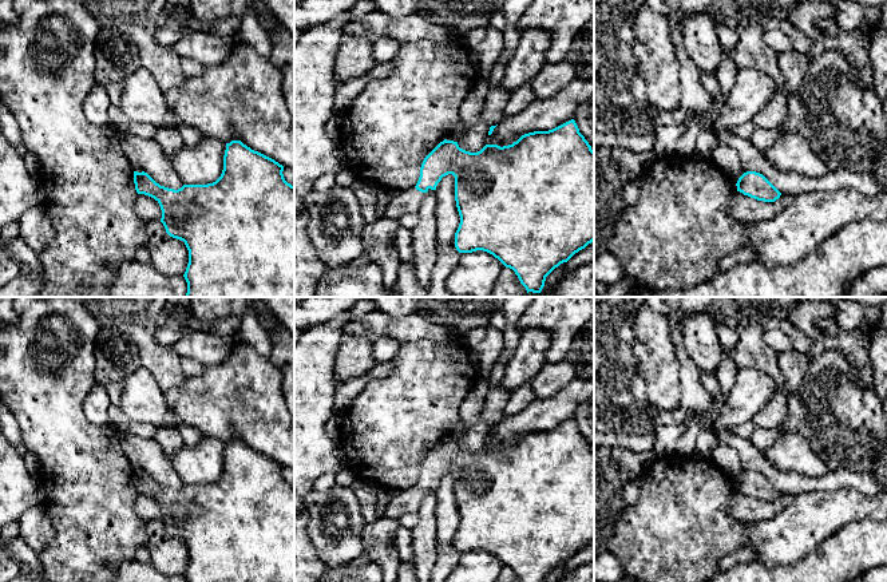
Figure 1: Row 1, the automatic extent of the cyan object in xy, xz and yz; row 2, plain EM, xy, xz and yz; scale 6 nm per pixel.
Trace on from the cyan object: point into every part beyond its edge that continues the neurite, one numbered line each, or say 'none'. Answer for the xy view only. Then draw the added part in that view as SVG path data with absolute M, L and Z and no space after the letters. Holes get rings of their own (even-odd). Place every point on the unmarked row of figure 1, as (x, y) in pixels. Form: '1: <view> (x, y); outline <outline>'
none

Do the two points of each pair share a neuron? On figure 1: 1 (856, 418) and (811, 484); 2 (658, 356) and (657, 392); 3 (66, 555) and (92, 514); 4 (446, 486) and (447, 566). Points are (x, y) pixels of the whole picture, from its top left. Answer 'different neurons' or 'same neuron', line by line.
1: different neurons
2: same neuron
3: same neuron
4: same neuron

